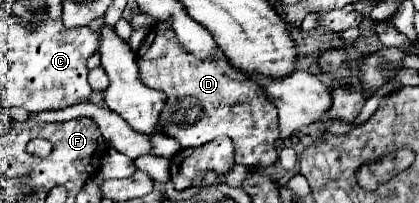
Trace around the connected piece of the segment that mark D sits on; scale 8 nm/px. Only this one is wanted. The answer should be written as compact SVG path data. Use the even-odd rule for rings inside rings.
M158 22L156 26L152 26L152 30L146 34L142 46L138 48L136 62L138 62L140 78L144 84L168 94L168 102L160 114L162 134L176 138L182 146L202 146L218 136L230 136L236 146L236 162L244 164L244 166L264 168L278 160L278 150L274 146L274 142L280 136L276 106L268 100L268 96L260 84L252 82L250 78L246 78L246 74L242 74L234 66L230 66L224 56L206 58L206 60L192 56L178 42L170 24Z

